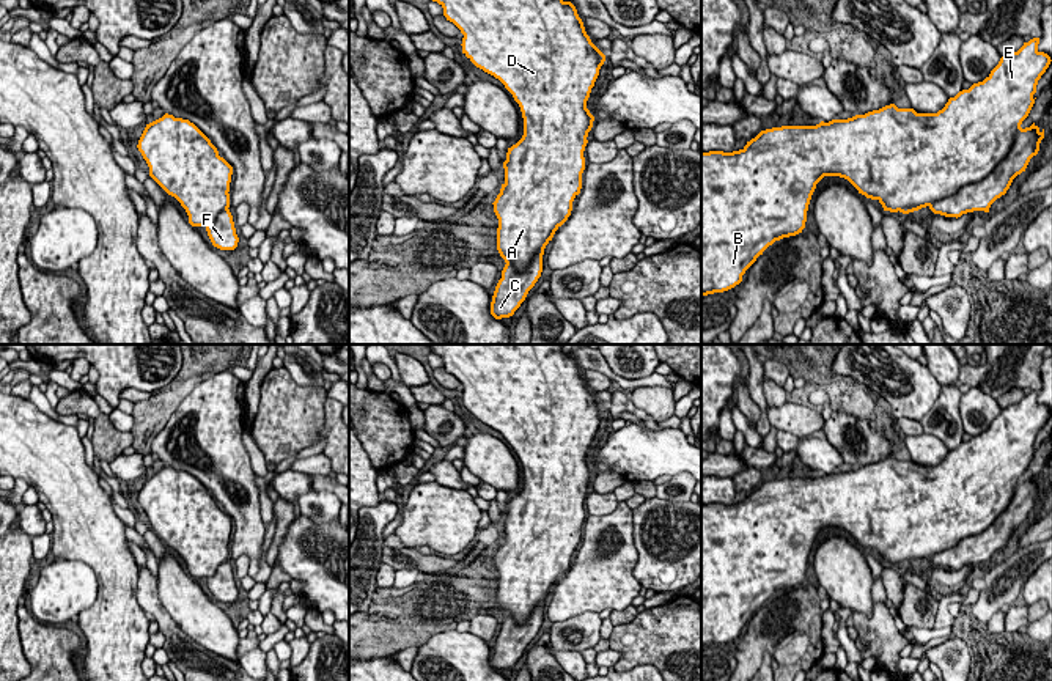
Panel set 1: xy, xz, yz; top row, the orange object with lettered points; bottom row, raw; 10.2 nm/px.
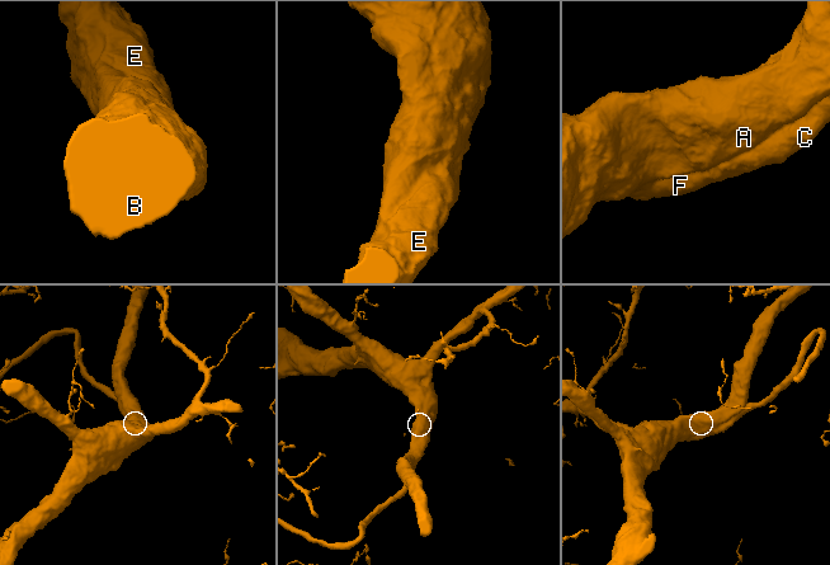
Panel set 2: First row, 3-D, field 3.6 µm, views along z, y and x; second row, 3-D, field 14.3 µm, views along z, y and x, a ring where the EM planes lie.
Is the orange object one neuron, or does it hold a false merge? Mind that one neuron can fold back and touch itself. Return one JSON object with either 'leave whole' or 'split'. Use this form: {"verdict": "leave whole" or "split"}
{"verdict": "leave whole"}

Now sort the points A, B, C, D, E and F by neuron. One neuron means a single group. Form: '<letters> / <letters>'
A B C D E F

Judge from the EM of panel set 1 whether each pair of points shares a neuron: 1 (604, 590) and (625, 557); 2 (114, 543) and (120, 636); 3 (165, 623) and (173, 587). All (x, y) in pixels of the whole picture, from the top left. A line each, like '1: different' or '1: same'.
1: same
2: same
3: different

